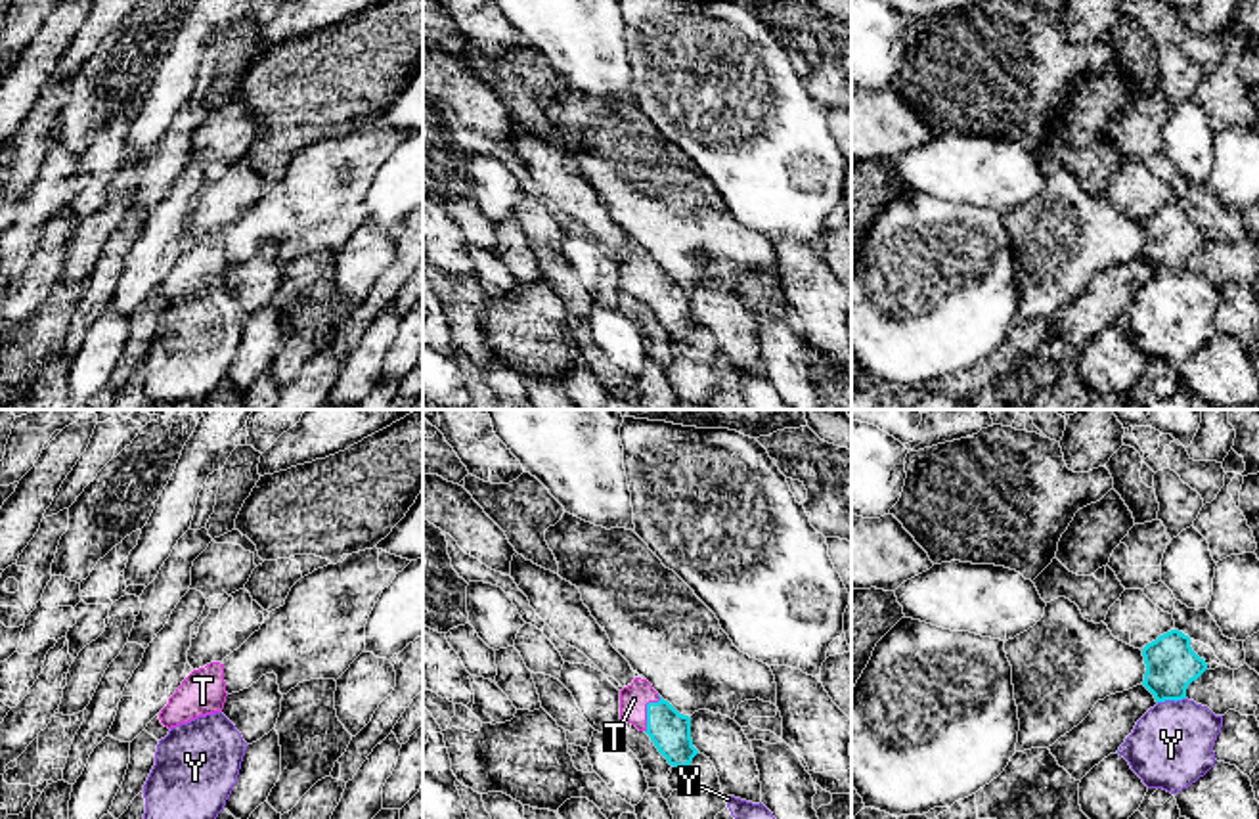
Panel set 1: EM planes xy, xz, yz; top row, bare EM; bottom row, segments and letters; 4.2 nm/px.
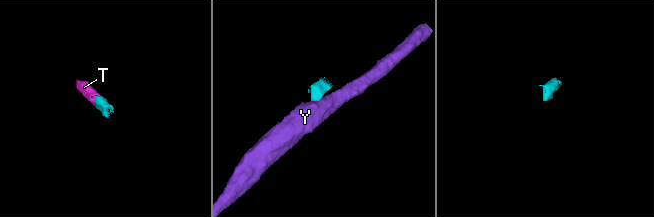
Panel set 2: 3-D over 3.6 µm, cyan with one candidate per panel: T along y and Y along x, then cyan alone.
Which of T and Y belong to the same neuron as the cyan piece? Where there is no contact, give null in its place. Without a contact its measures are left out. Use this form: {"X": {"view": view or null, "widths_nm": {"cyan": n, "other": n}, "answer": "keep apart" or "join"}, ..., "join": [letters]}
{"T": {"view": "xz", "widths_nm": {"cyan": 170, "other": 120}, "answer": "join"}, "Y": {"view": "yz", "widths_nm": {"cyan": 220, "other": 360}, "answer": "keep apart"}, "join": ["T"]}

